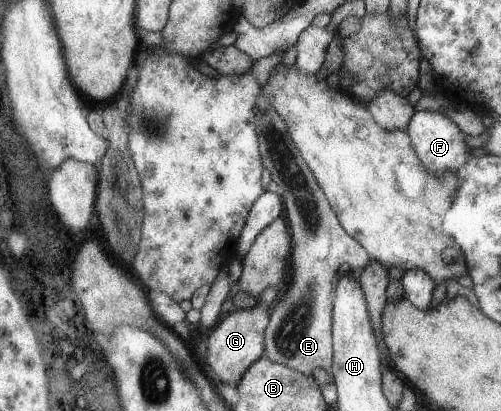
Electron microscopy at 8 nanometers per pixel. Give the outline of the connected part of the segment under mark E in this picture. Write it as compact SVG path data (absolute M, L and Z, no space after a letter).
M269 103L261 110L256 128L263 164L280 188L283 213L291 226L295 248L294 275L291 286L272 310L265 358L310 376L313 368L330 372L333 364L333 291L340 280L338 269L342 264L348 264L358 272L374 261L339 222L318 180L302 158L302 152L295 146L290 128Z

